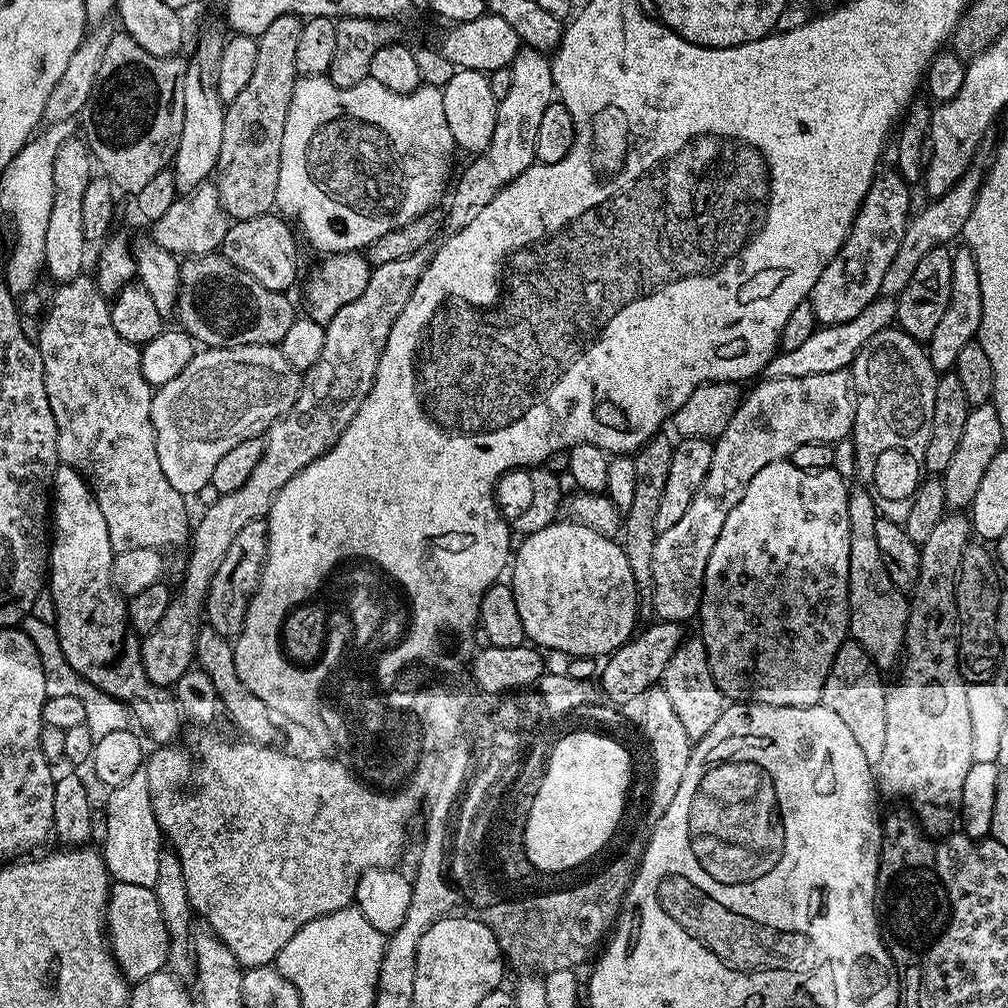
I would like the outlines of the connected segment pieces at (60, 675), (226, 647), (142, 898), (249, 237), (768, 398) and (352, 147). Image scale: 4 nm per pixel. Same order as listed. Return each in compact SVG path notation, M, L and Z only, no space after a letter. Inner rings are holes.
M29 614L25 616L21 623L21 631L34 642L36 649L39 650L40 661L43 664L44 677L46 678L46 692L48 697L57 697L59 695L67 695L77 698L78 702L82 702L82 706L86 709L87 717L84 724L90 730L90 738L96 742L105 738L107 734L118 732L118 730L126 730L131 727L131 711L128 705L115 699L112 695L106 694L98 686L94 686L88 679L82 678L76 670L74 670L68 662L65 655L62 654L61 643L58 640L55 625L36 616L37 614Z
M201 627L200 633L196 635L195 663L206 674L210 674L210 682L214 682L214 690L218 690L223 711L226 716L228 712L229 718L236 723L237 730L244 735L241 737L253 744L275 745L277 721L274 719L274 713L266 706L266 702L262 702L262 698L258 698L247 688L242 678L238 678L238 670L234 662L235 653L233 641L210 627Z
M127 882L113 883L108 889L108 907L104 921L109 949L126 980L136 983L167 965L169 932L153 889Z
M280 214L255 216L229 223L222 245L222 255L238 270L250 274L271 291L287 293L296 280L296 240L288 229L289 221Z
M843 371L811 374L810 377L778 377L776 379L761 379L752 393L741 399L736 412L730 418L726 430L716 437L712 448L713 458L710 468L706 473L705 481L698 487L693 501L686 509L686 514L672 525L670 530L659 533L654 546L654 570L653 592L650 600L658 615L664 620L685 620L693 613L697 613L700 601L704 597L703 580L706 574L706 564L713 553L718 534L725 526L726 518L730 510L738 502L742 502L742 496L746 493L750 480L754 478L758 470L769 466L772 462L787 460L794 450L807 443L820 443L834 445L837 441L843 441L851 433L853 418L853 389L850 380Z
M327 75L297 79L282 134L275 207L285 217L296 216L304 227L305 238L320 254L360 252L388 231L427 217L446 189L441 184L412 184L412 172L400 172L400 156L404 152L416 156L416 144L420 140L428 140L428 148L436 148L440 140L448 144L451 134L441 116L442 110L443 94L439 87L421 86L415 92L398 94L371 78L349 88L334 86ZM412 112L420 117L408 120Z

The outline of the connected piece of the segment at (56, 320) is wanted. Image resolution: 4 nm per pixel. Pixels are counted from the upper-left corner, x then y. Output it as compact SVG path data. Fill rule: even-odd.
M83 274L68 283L61 283L56 288L57 292L52 296L52 305L48 308L48 317L40 328L40 340L38 336L38 347L40 357L44 363L44 385L50 402L50 410L54 414L54 422L58 430L58 454L60 464L66 468L73 468L80 477L87 482L94 498L98 502L98 510L102 510L102 518L106 518L106 531L110 533L110 546L113 553L120 553L126 550L145 549L146 547L167 550L176 548L184 539L187 541L190 536L190 520L188 524L188 508L185 497L181 496L170 482L166 482L166 474L162 474L162 465L158 462L158 450L156 449L156 435L152 425L152 397L154 388L148 384L140 369L141 349L131 344L125 338L120 338L110 318L110 304L105 293L96 287L95 279L91 275Z

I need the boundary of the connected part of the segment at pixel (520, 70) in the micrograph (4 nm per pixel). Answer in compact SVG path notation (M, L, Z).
M521 47L510 65L513 82L506 98L499 100L497 121L494 136L486 150L472 160L473 164L460 176L460 181L451 189L452 205L448 208L449 233L462 230L479 212L490 206L490 202L506 185L514 182L518 174L537 163L536 139L538 126L542 122L542 114L546 114L546 106L554 103L554 85L552 82L552 66L545 53L533 48Z

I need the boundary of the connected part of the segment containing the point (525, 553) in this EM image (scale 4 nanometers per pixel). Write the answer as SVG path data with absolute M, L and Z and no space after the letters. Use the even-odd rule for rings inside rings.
M555 520L539 532L525 535L512 558L510 585L515 594L518 614L525 637L541 649L560 650L565 657L595 656L604 658L633 637L640 595L623 545L573 520Z

